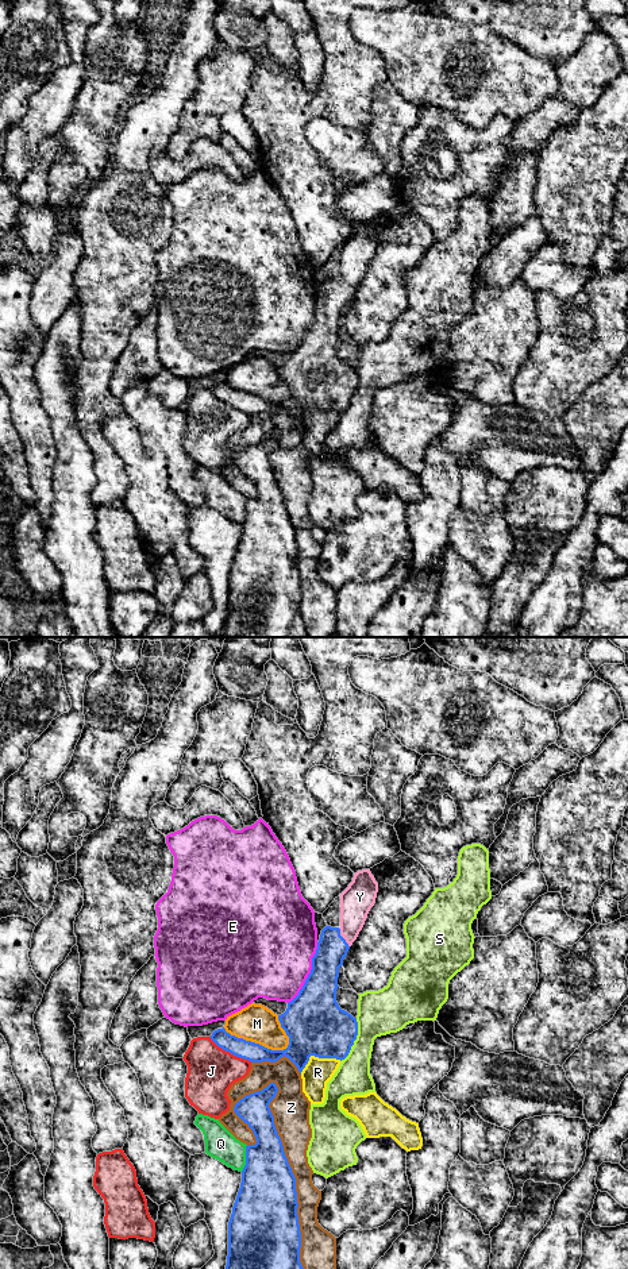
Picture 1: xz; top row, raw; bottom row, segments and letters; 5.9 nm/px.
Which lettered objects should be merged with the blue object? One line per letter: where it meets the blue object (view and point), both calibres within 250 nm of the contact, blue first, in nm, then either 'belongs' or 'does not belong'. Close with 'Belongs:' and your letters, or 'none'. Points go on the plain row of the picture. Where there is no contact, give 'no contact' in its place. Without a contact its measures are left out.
E: meets blue in xz at (309, 326); 320 nm thick on the blue side, 480 nm on the other; does not belong
J: meets blue in xz at (231, 405); 120 nm thick on the blue side, 280 nm on the other; does not belong
M: meets blue in xz at (257, 396); 150 nm thick on the blue side, 220 nm on the other; does not belong
Q: meets blue in xz at (246, 510); 340 nm thick on the blue side, 180 nm on the other; does not belong
R: meets blue in xz at (316, 408); 360 nm thick on the blue side, 170 nm on the other; does not belong
S: meets blue in xz at (355, 390); 360 nm thick on the blue side, 260 nm on the other; does not belong
Y: meets blue in xz at (342, 289); 180 nm thick on the blue side, 190 nm on the other; belongs
Z: meets blue in xz at (295, 535); 380 nm thick on the blue side, 160 nm on the other; does not belong
Belongs: Y

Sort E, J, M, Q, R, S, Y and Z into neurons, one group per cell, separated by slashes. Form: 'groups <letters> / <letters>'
groups E / J / M / Q / R / S / Y / Z

